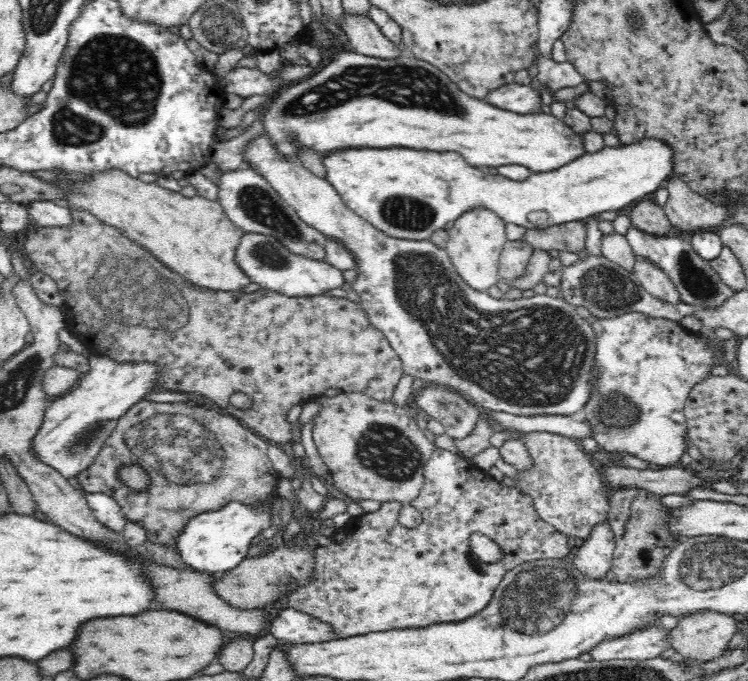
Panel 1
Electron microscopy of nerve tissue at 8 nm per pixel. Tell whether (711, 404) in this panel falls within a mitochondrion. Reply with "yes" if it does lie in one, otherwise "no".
no

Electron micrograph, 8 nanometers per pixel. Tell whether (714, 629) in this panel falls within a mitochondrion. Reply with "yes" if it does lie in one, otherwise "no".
no

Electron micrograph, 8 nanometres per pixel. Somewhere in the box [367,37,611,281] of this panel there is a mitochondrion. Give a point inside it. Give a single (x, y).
(405, 212)

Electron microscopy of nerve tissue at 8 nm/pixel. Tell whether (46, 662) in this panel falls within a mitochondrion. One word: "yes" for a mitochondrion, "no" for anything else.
no

